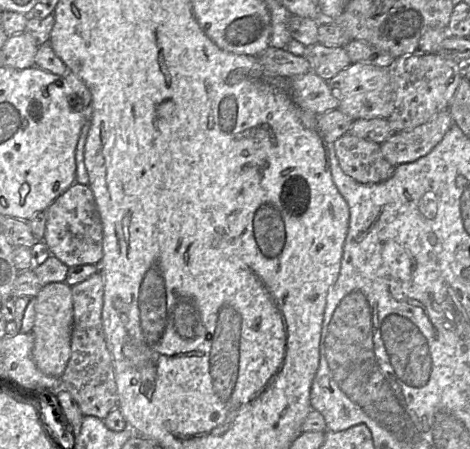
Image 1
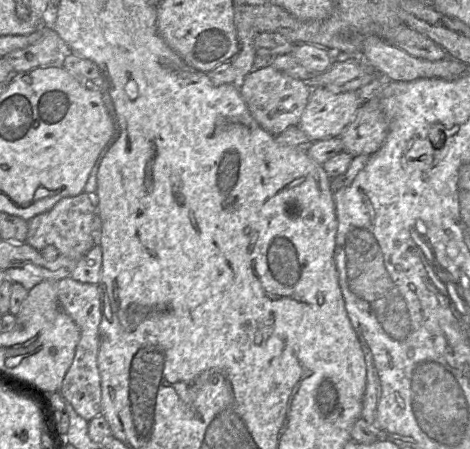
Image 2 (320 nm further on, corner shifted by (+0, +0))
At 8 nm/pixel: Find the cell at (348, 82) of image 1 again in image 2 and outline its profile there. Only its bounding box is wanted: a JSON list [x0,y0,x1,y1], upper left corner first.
[298,87,362,142]

